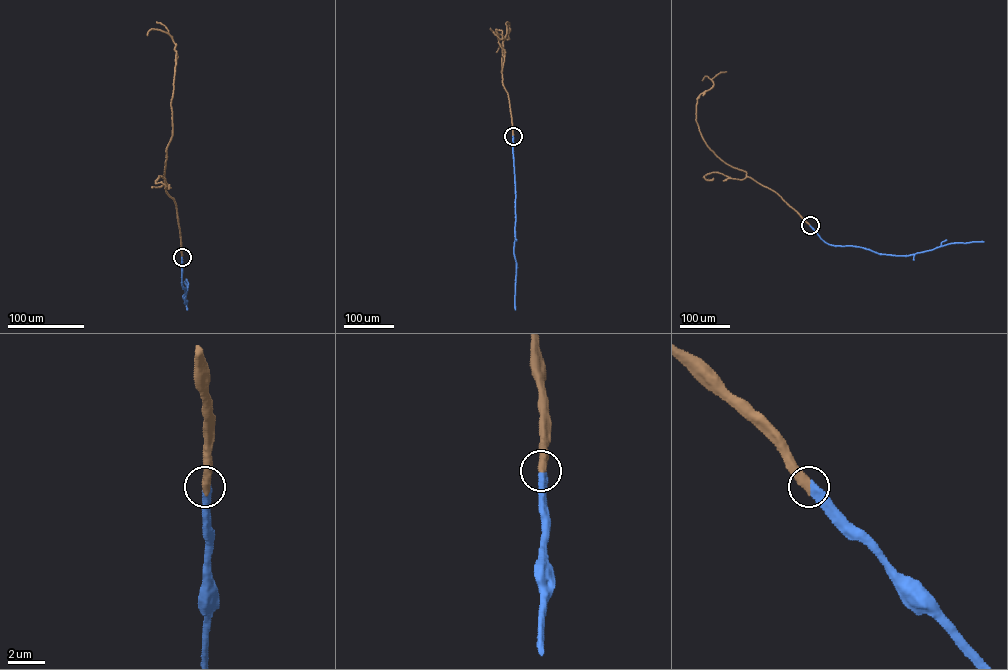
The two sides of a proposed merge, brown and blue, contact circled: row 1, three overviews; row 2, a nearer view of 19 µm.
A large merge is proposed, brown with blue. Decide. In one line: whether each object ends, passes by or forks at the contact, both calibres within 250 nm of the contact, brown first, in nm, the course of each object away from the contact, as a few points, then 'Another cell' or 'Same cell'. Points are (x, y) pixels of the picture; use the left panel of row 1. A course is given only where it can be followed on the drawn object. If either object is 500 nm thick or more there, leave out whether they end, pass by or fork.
Thickness 500 nm (brown) against 500 nm. Course of brown: (182, 257), (176, 205), (164, 180), (166, 148), (172, 136), (175, 45), (164, 31), (151, 29), (147, 35). Course of blue: (182, 257), (185, 303), (185, 281). Same cell

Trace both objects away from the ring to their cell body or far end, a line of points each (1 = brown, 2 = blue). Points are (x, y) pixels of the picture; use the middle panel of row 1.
1: (513, 136), (509, 101), (501, 72), (503, 41), (506, 23), (509, 23), (507, 39), (490, 28)
2: (513, 136), (515, 309)

